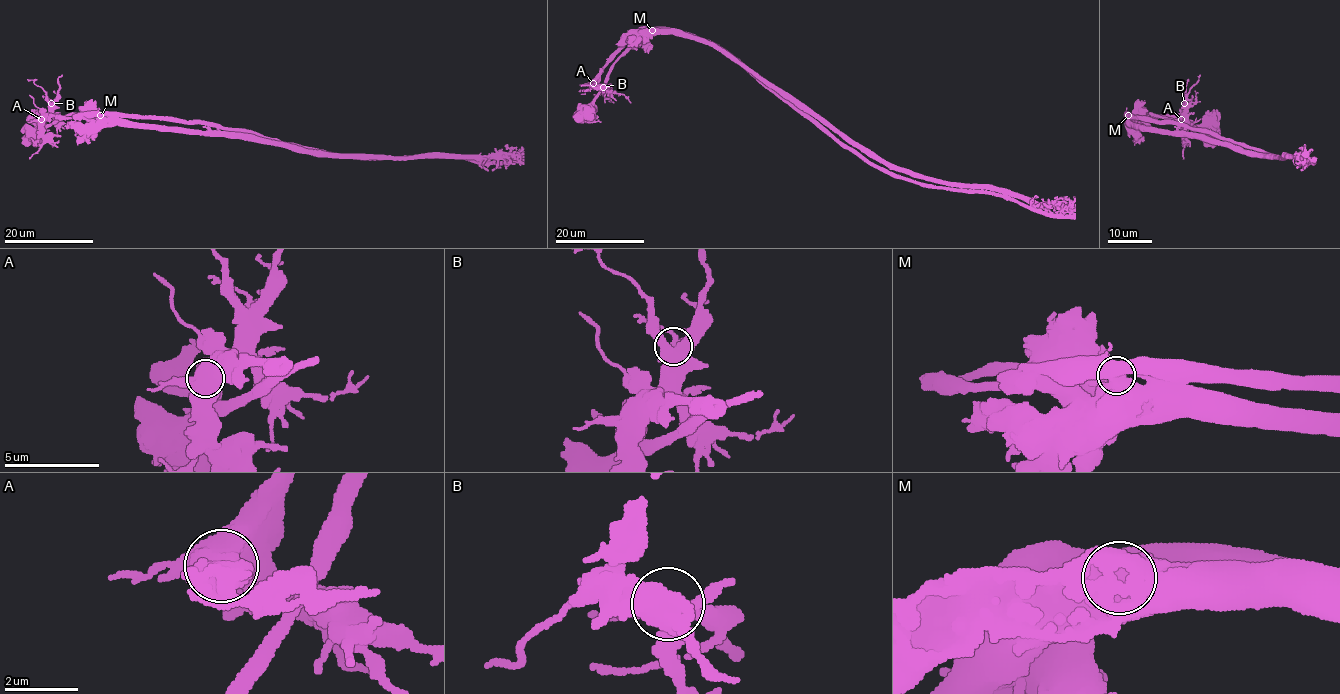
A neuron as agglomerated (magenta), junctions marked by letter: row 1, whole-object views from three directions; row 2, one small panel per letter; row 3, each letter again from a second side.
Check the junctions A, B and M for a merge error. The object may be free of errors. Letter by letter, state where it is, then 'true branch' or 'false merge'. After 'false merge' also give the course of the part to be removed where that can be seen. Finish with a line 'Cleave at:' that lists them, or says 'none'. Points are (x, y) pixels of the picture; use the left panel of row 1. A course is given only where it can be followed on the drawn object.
A: place (41, 119); true branch
B: place (51, 103); true branch
M: place (100, 115); false merge; course (100, 115), (128, 114), (211, 122), (345, 155), (468, 157), (485, 162), (518, 162), (518, 157), (512, 156)
Cleave at: M

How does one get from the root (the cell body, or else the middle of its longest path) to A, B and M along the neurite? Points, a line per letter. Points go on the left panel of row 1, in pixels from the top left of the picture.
A: (81, 126), (75, 117), (45, 116), (41, 119)
B: (81, 126), (75, 117), (47, 115), (51, 103)
M: (81, 126), (88, 126), (100, 115)

